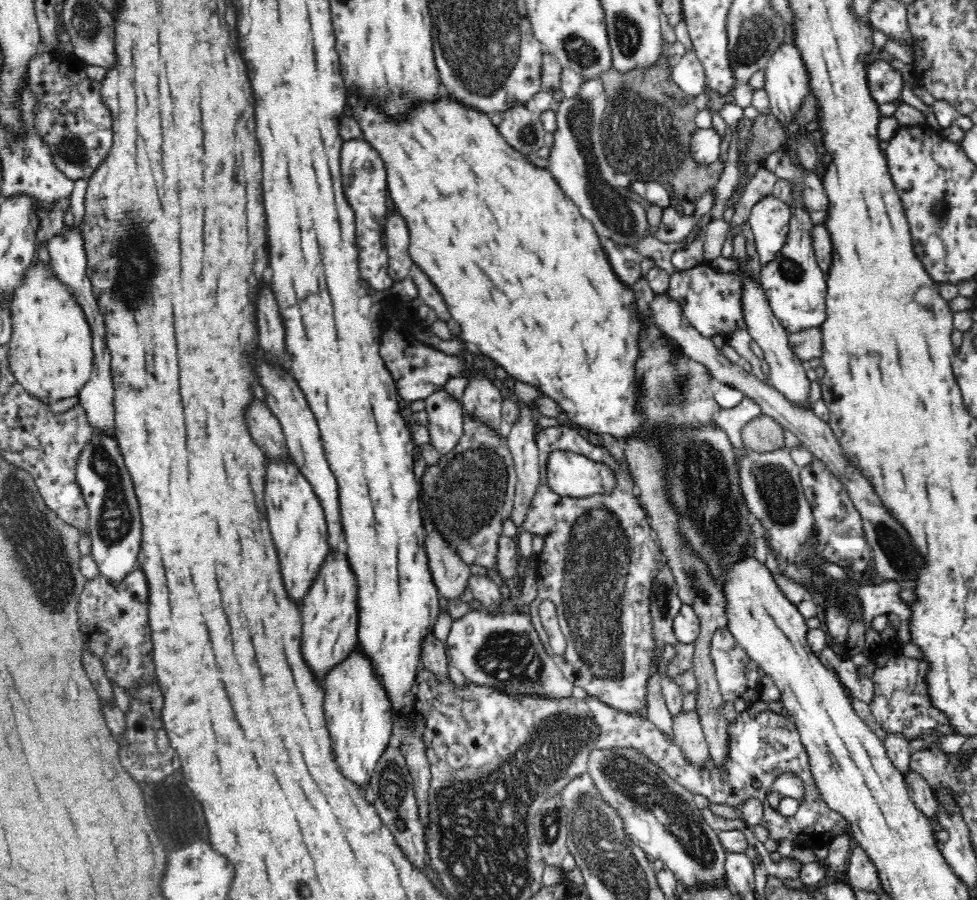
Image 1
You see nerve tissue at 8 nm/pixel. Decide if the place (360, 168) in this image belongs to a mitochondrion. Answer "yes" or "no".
yes

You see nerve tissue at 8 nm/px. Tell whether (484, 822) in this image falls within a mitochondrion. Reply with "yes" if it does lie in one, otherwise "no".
yes

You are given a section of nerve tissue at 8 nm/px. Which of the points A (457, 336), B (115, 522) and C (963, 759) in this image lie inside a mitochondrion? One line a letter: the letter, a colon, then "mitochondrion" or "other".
A: other
B: mitochondrion
C: other

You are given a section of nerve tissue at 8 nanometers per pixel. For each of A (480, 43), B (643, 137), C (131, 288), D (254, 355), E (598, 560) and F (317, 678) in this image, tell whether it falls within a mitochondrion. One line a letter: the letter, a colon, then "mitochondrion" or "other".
A: mitochondrion
B: mitochondrion
C: mitochondrion
D: other
E: mitochondrion
F: other

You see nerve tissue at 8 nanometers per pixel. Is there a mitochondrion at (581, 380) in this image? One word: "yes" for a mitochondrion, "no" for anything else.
no

